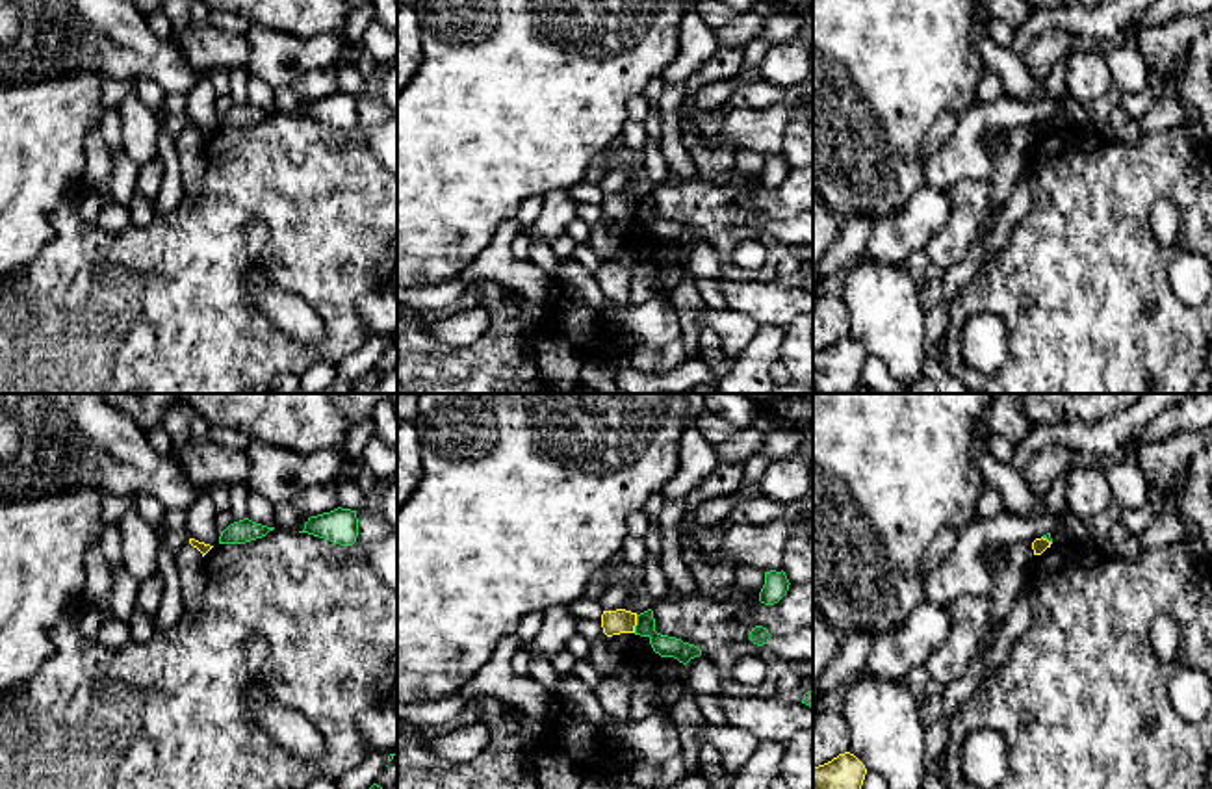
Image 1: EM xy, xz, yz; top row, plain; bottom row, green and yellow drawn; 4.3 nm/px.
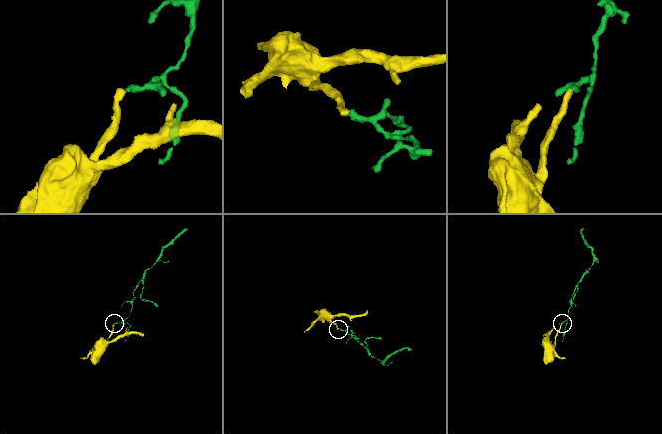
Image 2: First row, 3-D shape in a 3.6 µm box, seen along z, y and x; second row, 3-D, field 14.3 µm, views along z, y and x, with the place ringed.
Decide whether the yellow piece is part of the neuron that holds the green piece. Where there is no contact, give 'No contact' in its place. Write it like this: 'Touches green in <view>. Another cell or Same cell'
Touches green in xz. Another cell

